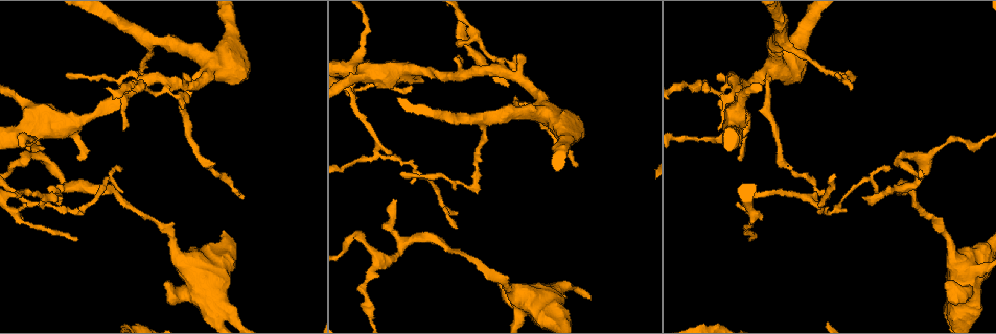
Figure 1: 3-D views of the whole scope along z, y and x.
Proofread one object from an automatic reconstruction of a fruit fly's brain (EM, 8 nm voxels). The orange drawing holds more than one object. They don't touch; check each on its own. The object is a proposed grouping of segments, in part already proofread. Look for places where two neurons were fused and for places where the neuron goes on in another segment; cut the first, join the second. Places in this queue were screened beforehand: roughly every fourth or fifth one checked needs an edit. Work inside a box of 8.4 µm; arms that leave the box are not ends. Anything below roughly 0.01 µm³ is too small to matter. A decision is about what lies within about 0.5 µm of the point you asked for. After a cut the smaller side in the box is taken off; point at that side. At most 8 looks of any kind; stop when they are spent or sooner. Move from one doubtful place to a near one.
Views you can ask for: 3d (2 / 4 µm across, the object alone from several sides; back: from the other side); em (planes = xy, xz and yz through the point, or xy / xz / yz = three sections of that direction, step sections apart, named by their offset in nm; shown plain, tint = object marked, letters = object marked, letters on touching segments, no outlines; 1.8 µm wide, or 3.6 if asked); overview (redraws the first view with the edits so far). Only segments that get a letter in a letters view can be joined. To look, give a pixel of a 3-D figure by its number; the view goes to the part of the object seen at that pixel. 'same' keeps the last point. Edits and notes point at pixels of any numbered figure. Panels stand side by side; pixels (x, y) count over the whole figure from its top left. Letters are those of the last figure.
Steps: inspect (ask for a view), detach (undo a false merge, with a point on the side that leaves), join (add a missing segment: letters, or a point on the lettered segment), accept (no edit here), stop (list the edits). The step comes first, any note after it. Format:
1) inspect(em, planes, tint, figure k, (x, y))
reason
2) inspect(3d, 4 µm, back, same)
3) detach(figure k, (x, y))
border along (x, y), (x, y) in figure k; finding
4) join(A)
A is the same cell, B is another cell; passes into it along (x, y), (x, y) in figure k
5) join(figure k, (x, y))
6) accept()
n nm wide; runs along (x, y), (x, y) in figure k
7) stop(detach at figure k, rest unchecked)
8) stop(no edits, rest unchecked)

inspect(em, 3.6 µm, xy, step 8, tint, figure 1, (166, 82))
calibre changes

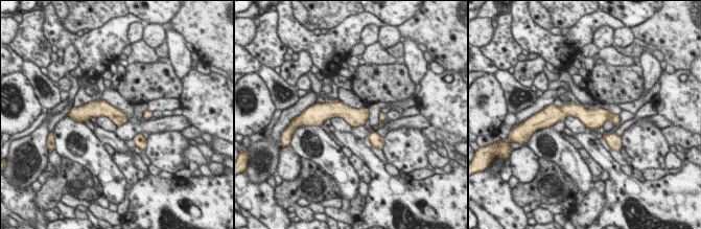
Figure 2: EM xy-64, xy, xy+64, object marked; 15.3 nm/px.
inspect(em, 3.6 µm, planes, letters, same)

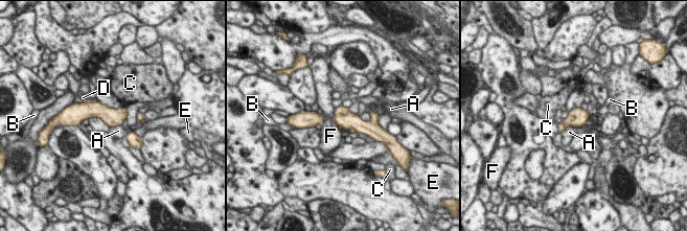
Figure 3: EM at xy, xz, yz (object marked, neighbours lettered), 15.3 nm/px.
detach(figure 3, (562, 126))
A, B, C, D, E and F are other cells; border along (562, 122), (566, 125) in figure 3; two neurons meet here

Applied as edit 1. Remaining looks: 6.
inspect(overview)

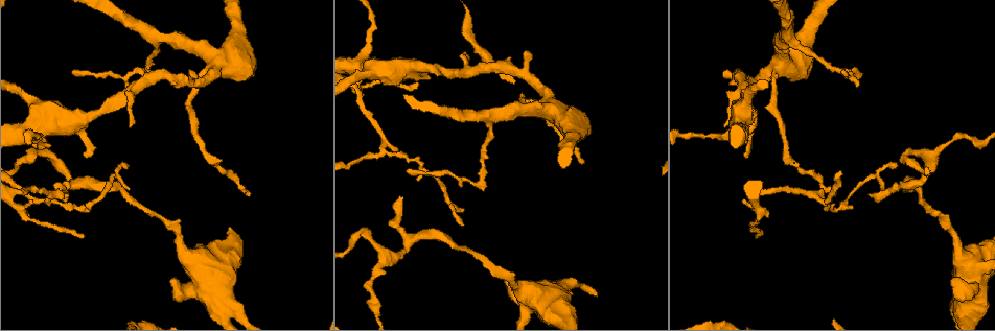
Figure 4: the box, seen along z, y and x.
inspect(3d, 4 µm, figure 4, (844, 72))
thin end

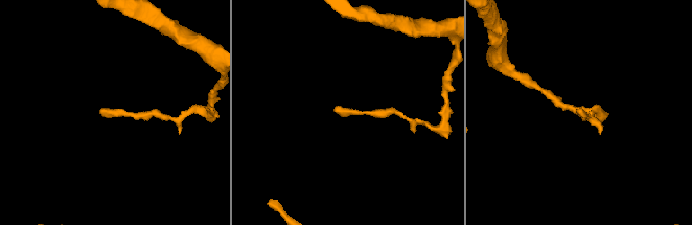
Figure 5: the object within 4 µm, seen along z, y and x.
inspect(em, yz, step 4, tint, figure 5, (578, 111))
shape alone is not enough

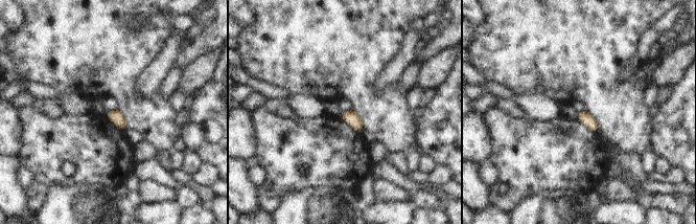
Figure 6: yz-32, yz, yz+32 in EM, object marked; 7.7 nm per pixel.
inspect(em, planes, letters, same)

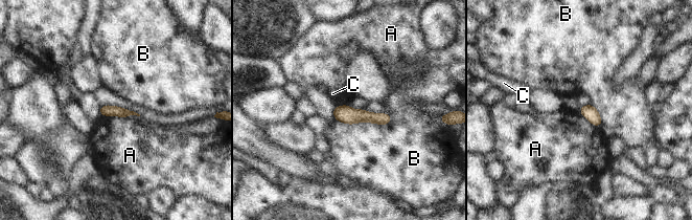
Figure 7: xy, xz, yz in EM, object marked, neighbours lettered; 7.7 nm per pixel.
accept()
90 nm wide; A, B and C are other cells; border along (100, 114), (125, 116), (128, 118) in figure 7; none of them fits

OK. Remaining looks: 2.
stop(detach at figure 3, rest unchecked)

